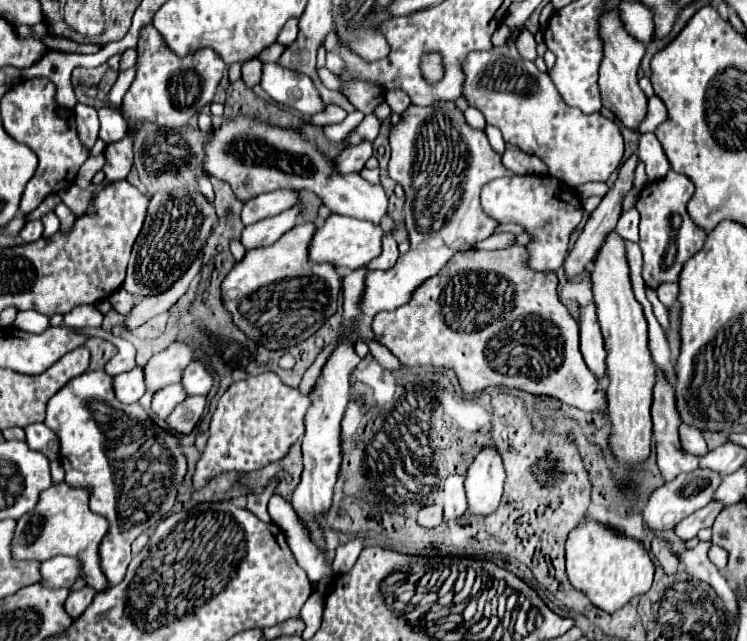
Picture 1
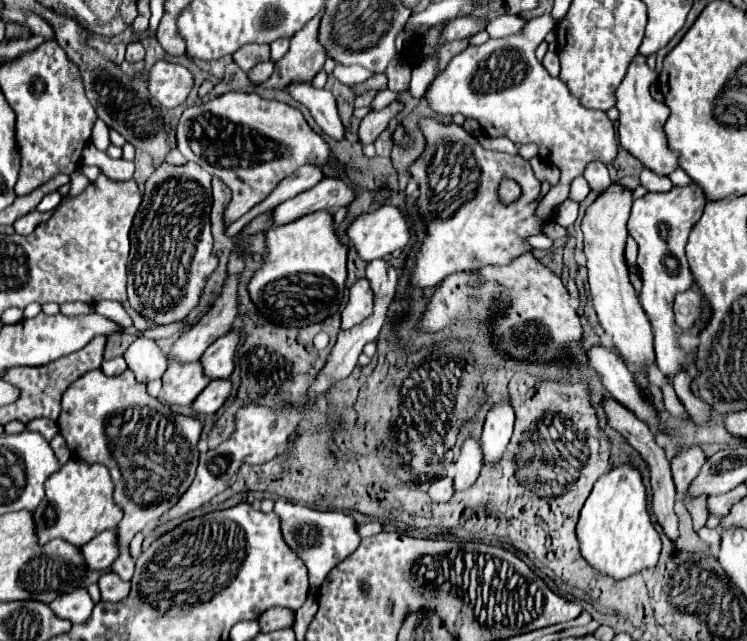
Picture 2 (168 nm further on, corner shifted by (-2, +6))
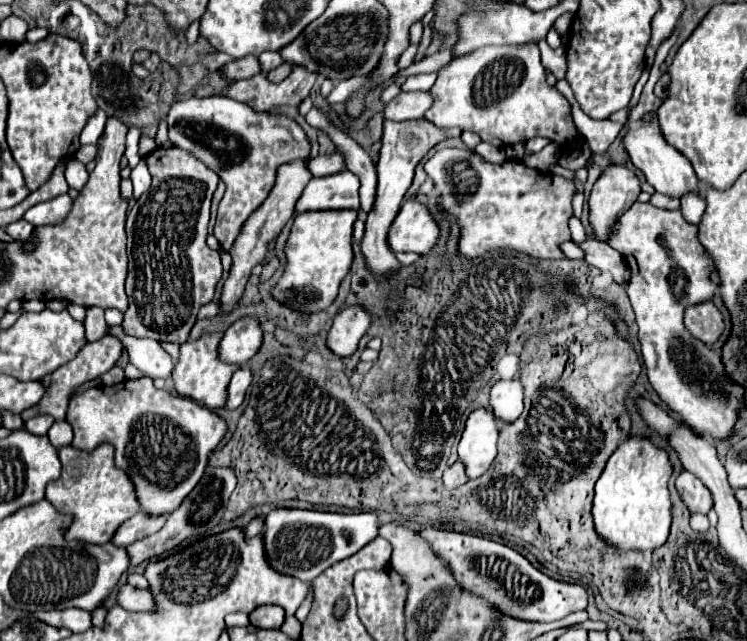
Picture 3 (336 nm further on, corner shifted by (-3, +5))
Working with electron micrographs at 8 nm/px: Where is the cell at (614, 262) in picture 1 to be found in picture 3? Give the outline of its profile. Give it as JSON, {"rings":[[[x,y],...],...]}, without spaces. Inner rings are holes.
{"rings":[[[609,165],[589,197],[589,221],[595,229],[595,237],[605,241],[613,223],[637,201],[641,183],[633,171],[623,165]]]}

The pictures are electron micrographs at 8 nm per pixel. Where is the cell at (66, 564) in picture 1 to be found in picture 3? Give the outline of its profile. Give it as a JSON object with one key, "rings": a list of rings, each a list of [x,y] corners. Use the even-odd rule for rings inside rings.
{"rings":[[[137,513],[137,515],[127,519],[119,527],[119,531],[113,537],[113,543],[117,547],[127,547],[129,543],[133,543],[137,539],[153,535],[153,533],[157,533],[165,525],[165,519],[167,519],[167,515],[153,517],[153,515],[147,515],[147,513]]]}

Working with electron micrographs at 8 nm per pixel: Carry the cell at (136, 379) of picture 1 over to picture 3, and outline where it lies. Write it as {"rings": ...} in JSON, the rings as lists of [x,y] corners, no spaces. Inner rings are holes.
{"rings":[[[123,333],[119,337],[129,353],[129,361],[141,369],[147,377],[163,377],[167,379],[173,371],[173,361],[169,353],[153,339],[139,339],[139,337],[129,337]]]}

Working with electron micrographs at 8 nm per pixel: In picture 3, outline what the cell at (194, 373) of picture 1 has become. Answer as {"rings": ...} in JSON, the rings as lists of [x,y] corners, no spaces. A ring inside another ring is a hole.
{"rings":[[[241,317],[227,331],[221,341],[221,359],[227,363],[247,363],[261,347],[263,331],[257,317]]]}

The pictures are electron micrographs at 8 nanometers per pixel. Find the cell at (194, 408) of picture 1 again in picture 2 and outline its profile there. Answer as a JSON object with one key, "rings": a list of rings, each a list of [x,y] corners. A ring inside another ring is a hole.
{"rings":[[[212,380],[200,392],[200,396],[196,396],[196,400],[194,400],[194,404],[190,404],[190,408],[196,414],[214,414],[224,404],[224,400],[228,398],[230,390],[232,390],[230,380]]]}

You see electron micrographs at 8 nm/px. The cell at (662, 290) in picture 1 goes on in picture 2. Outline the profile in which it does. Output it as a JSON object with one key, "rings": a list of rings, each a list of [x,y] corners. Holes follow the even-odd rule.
{"rings":[[[694,288],[676,294],[674,318],[676,318],[676,324],[682,326],[682,330],[690,328],[696,322],[696,318],[700,318],[700,304],[702,304],[700,294]]]}

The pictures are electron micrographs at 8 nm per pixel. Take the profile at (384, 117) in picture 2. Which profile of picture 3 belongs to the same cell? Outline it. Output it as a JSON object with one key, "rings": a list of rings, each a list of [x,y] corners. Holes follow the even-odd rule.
{"rings":[[[429,91],[401,93],[391,103],[387,103],[385,119],[393,119],[393,121],[419,119],[431,105],[433,105],[433,95]]]}

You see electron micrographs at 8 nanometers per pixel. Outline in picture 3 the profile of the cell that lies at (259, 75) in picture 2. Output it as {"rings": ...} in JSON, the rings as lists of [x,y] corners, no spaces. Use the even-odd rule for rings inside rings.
{"rings":[[[283,63],[283,65],[279,65],[277,69],[269,71],[269,73],[267,73],[267,79],[269,79],[271,83],[279,83],[279,81],[283,81],[285,77],[289,77],[291,69],[293,69],[293,67],[291,67],[289,63]]]}

